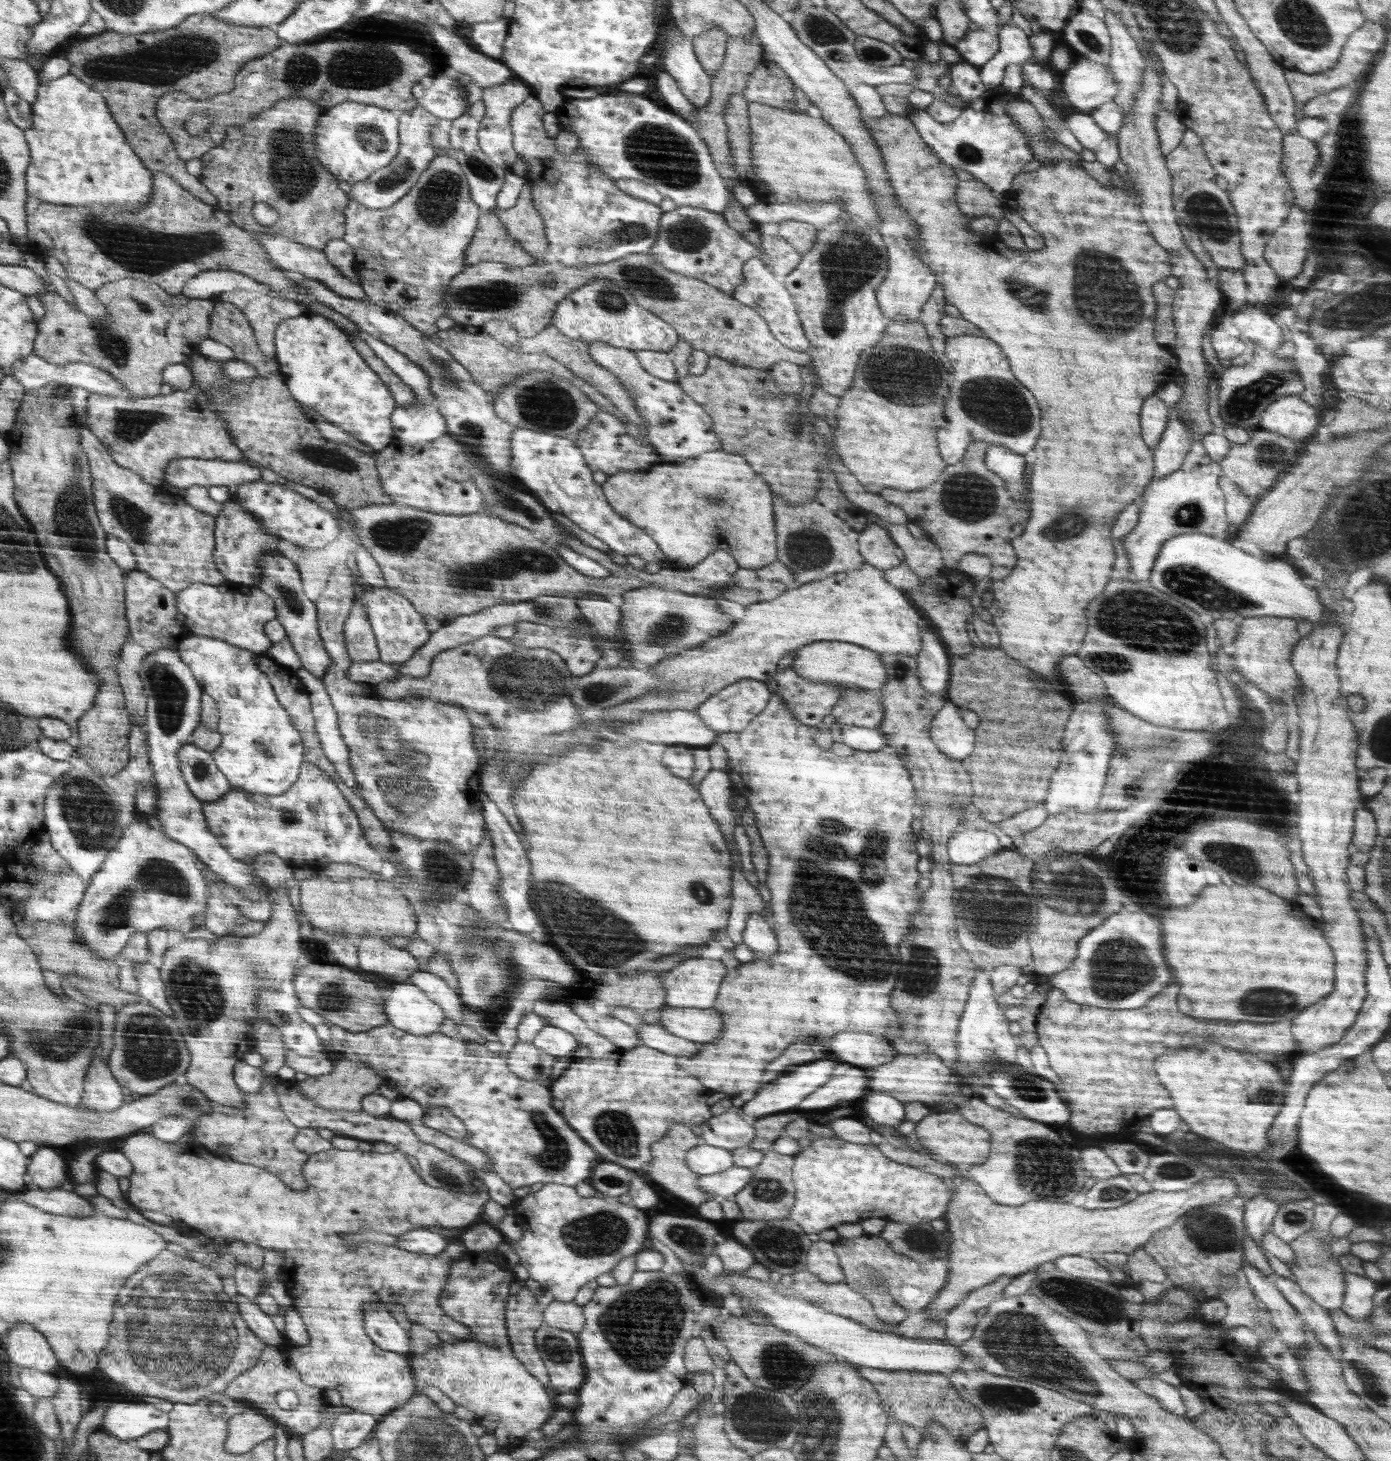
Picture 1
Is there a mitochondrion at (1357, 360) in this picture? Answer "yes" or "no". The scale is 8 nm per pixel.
no

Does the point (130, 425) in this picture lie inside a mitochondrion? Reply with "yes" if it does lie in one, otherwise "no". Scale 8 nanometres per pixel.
yes

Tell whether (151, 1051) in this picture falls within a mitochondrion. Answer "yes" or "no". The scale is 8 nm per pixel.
yes

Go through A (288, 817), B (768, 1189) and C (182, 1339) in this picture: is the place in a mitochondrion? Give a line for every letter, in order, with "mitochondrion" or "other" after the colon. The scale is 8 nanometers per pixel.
A: mitochondrion
B: mitochondrion
C: mitochondrion

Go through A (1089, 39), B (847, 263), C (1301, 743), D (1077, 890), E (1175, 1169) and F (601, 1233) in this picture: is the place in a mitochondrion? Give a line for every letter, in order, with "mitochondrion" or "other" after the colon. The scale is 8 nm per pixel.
A: mitochondrion
B: mitochondrion
C: other
D: mitochondrion
E: mitochondrion
F: mitochondrion

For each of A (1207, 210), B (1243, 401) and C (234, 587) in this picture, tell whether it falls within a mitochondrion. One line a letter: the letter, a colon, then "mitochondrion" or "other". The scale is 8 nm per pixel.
A: mitochondrion
B: mitochondrion
C: other

